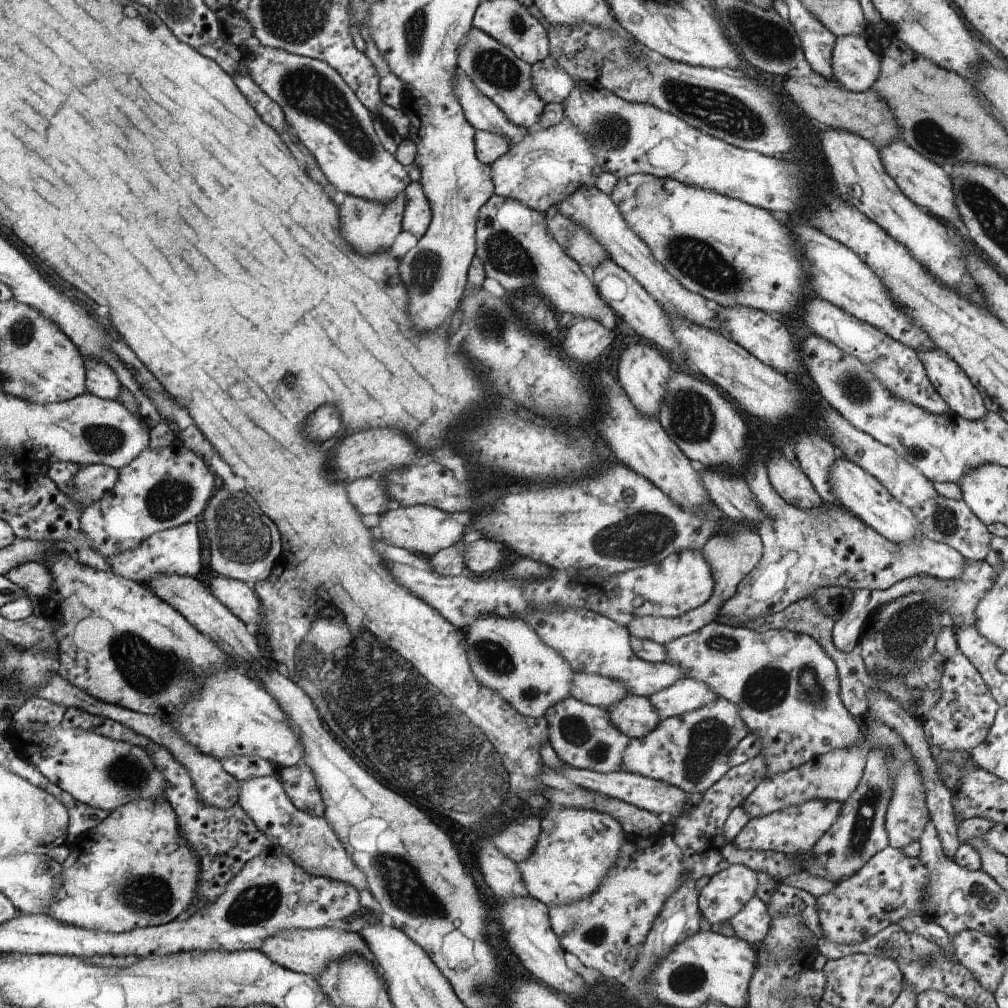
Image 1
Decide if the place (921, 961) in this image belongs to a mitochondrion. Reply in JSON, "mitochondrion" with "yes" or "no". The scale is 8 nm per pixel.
{"mitochondrion":"yes"}

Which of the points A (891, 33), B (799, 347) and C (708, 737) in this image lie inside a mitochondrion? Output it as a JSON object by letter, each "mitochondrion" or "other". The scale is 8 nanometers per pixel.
{"A":"other","B":"other","C":"mitochondrion"}

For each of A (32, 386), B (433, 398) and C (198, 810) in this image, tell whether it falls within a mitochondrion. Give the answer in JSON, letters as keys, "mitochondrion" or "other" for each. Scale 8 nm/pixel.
{"A":"mitochondrion","B":"other","C":"mitochondrion"}

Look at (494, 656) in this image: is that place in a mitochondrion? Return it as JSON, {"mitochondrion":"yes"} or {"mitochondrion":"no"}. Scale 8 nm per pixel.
{"mitochondrion":"yes"}

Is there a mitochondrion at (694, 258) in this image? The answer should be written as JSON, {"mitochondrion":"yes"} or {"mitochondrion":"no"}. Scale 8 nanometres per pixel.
{"mitochondrion":"yes"}

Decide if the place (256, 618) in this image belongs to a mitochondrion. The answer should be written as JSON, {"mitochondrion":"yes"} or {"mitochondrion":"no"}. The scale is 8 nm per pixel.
{"mitochondrion":"no"}

